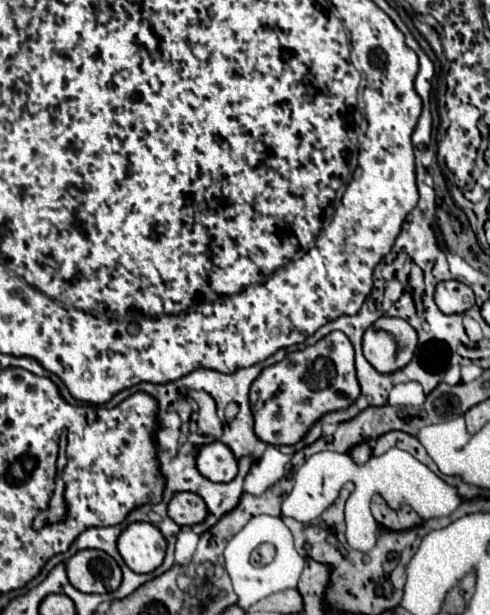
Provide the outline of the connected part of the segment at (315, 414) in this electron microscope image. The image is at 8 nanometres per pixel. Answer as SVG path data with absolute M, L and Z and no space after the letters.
M335 330L335 332L327 334L325 338L321 338L319 342L315 342L313 346L305 346L303 350L287 352L281 362L263 368L263 372L255 378L255 382L251 384L251 392L249 392L249 402L251 402L251 410L253 410L253 418L255 418L255 434L263 442L275 444L275 446L277 444L297 444L323 414L351 406L359 394L361 394L361 388L359 388L359 382L355 376L353 344L349 342L349 338L343 332Z

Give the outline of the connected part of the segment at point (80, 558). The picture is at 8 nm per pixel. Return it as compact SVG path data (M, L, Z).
M79 550L67 560L65 568L69 582L81 592L105 594L121 584L121 568L103 550Z

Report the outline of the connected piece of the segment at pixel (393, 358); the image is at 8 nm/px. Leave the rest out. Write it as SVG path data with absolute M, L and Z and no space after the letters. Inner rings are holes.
M381 316L363 334L363 354L381 374L403 368L415 352L417 332L403 318Z

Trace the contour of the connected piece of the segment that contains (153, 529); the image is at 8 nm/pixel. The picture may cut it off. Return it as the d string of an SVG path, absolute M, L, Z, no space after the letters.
M149 522L129 524L117 540L121 558L133 572L139 574L153 572L157 566L161 566L165 558L165 546L167 542L159 528Z

